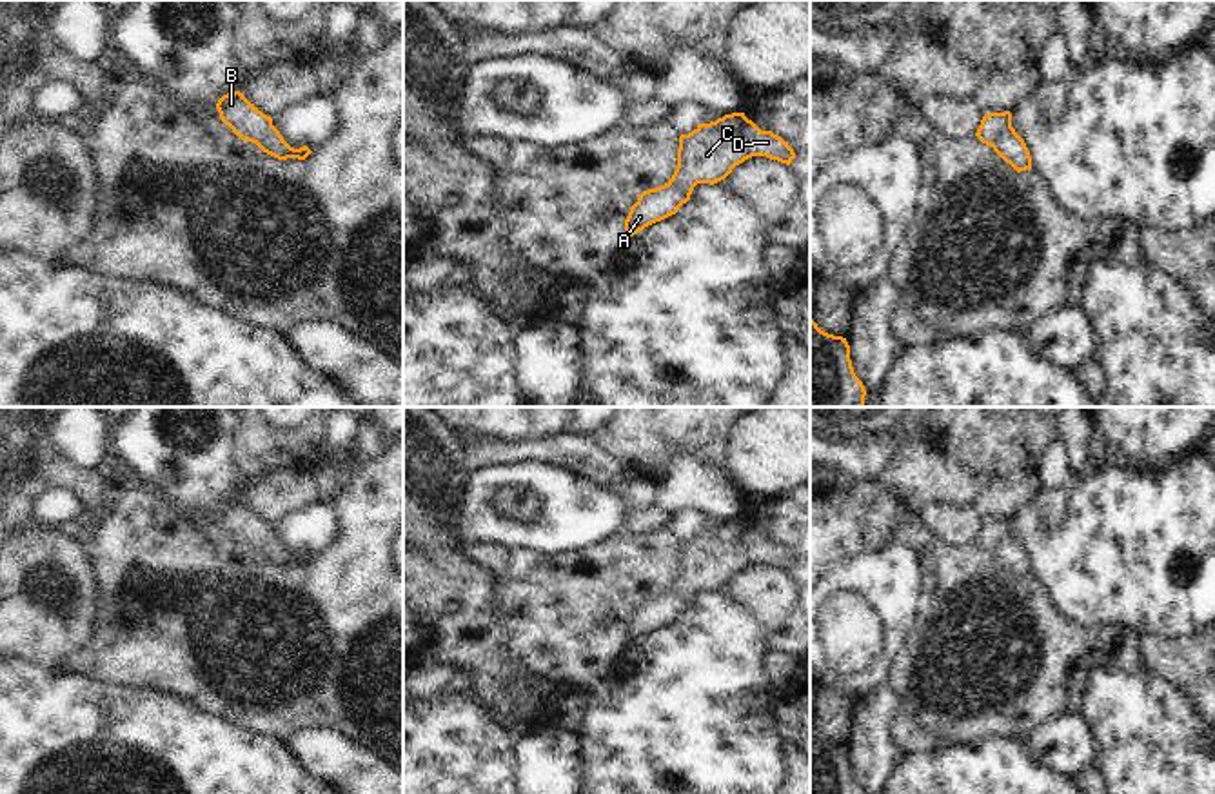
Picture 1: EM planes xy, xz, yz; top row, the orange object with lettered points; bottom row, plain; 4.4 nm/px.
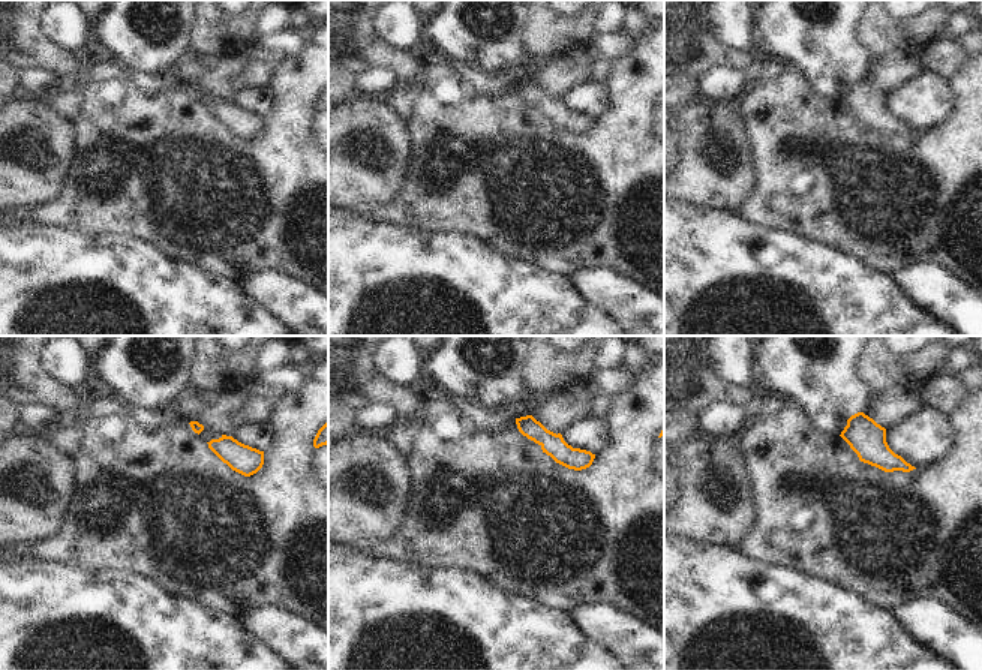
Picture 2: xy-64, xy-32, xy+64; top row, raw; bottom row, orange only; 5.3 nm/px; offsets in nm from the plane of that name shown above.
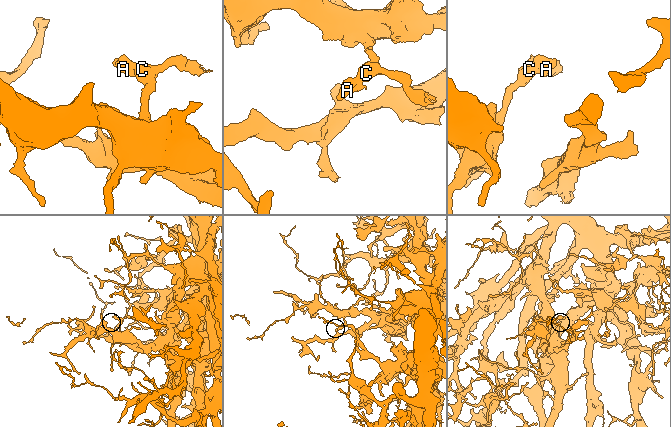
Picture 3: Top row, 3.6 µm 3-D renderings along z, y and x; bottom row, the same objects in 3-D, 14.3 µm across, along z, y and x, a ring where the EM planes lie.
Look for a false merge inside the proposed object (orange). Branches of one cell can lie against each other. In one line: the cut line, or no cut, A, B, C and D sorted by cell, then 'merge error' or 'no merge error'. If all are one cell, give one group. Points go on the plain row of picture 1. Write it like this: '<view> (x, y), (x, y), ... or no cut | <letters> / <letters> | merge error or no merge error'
no cut | A B C D | no merge error

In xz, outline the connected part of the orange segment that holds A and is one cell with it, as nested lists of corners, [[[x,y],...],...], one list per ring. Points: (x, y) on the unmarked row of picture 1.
[[[732,520],[710,531],[699,531],[679,543],[677,574],[672,585],[643,598],[625,627],[628,643],[661,629],[690,607],[697,591],[717,591],[752,563],[766,563],[790,572],[794,556],[772,538],[761,538],[745,520]]]

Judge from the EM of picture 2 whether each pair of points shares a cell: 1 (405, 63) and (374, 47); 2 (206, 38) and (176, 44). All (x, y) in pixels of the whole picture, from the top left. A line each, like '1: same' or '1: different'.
1: same
2: different

